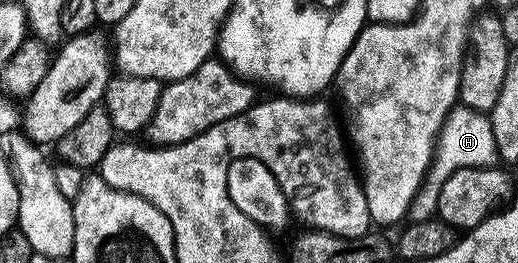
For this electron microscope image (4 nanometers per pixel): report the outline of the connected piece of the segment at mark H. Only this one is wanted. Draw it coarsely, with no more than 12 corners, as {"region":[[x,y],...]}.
{"region":[[455,106],[408,213],[437,213],[461,168],[499,163],[490,117]]}

